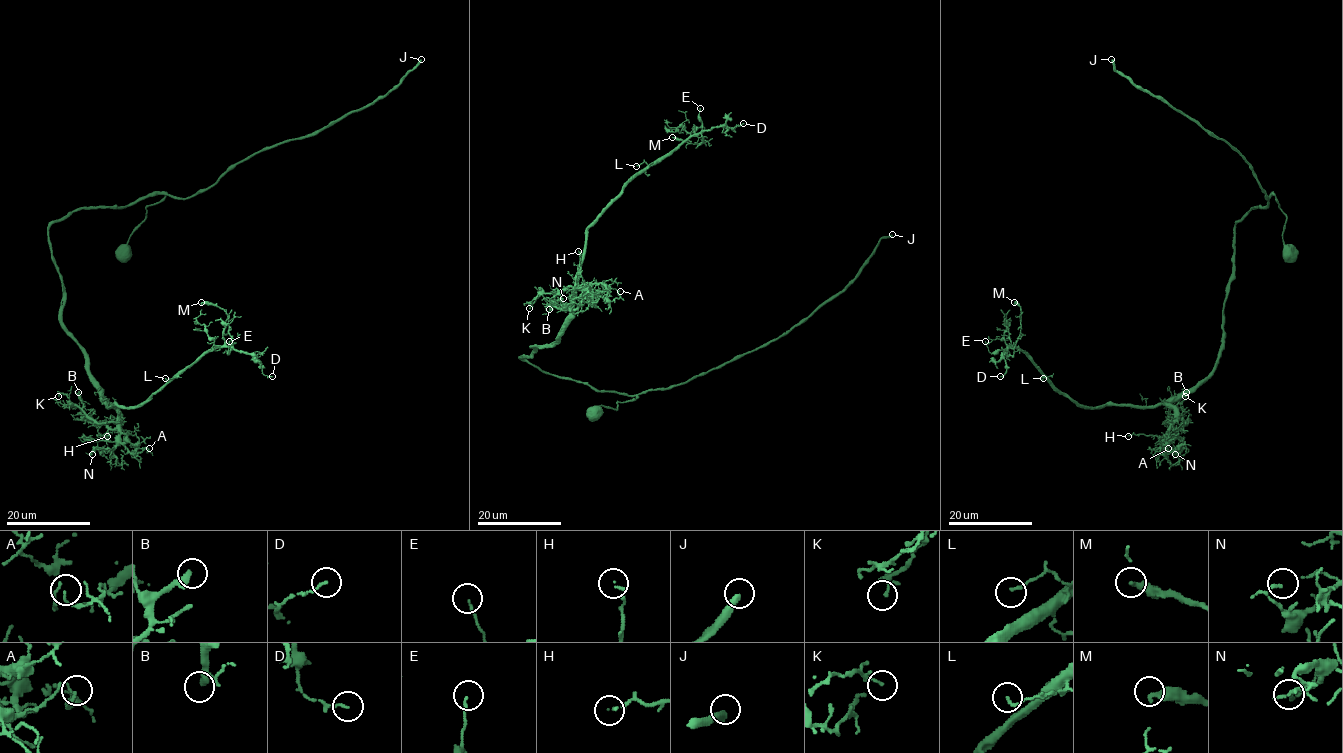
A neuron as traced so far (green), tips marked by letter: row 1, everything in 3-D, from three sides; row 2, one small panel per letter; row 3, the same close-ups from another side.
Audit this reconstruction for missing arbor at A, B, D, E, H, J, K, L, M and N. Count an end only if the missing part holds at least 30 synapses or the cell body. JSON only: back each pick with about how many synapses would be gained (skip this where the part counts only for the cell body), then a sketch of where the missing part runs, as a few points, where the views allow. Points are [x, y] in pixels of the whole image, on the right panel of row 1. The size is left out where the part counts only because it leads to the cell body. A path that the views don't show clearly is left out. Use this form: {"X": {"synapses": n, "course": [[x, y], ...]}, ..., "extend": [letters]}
{"J": {"synapses": 160}, "extend": ["J"]}

